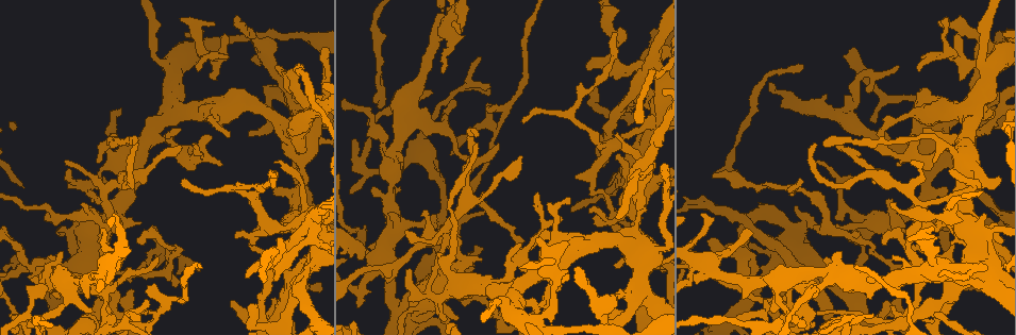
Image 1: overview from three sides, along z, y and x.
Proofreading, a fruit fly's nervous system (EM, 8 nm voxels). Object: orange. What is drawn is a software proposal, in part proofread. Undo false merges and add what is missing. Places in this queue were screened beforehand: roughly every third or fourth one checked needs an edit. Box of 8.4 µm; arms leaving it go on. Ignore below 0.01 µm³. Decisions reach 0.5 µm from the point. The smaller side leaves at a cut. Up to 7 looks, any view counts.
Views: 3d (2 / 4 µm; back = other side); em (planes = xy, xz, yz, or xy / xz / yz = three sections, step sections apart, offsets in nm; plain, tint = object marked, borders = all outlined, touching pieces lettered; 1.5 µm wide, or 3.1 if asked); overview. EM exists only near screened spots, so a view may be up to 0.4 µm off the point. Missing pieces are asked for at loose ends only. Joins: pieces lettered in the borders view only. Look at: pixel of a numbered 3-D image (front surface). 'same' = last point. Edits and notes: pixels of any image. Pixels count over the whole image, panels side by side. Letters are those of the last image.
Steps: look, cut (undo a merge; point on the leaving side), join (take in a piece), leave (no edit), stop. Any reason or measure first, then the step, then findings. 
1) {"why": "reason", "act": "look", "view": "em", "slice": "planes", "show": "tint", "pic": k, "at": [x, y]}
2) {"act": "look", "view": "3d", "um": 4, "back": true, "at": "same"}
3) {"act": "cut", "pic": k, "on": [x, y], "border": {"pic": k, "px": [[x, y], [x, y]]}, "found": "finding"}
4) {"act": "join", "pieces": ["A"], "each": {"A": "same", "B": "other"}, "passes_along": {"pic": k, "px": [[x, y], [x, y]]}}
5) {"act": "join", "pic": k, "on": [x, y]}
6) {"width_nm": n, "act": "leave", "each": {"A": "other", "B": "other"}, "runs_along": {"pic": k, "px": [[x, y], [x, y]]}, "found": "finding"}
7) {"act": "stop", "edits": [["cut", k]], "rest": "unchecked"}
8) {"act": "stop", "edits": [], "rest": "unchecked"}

{"why": "branch stops here", "act": "look", "view": "3d", "um": 4, "pic": 1, "at": [275, 195]}

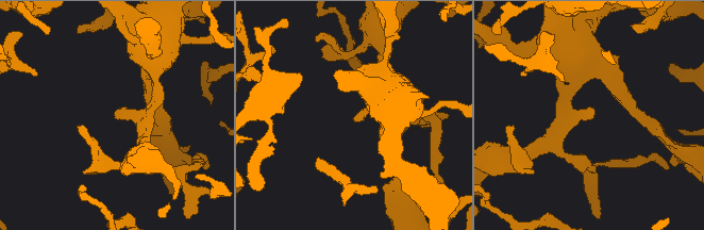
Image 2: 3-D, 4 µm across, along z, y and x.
{"why": "shape alone is not enough", "act": "look", "view": "em", "slice": "xy", "step": 8, "show": "borders", "pic": 2, "at": [592, 115]}

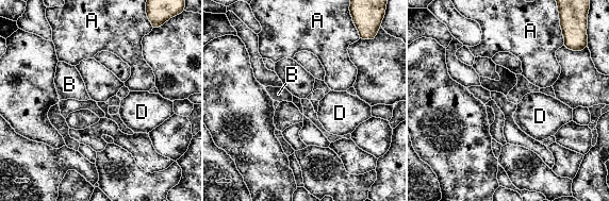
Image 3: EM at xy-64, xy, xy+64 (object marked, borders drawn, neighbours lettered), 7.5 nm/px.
{"why": "another direction", "act": "look", "view": "em", "slice": "planes", "show": "borders", "at": "same"}

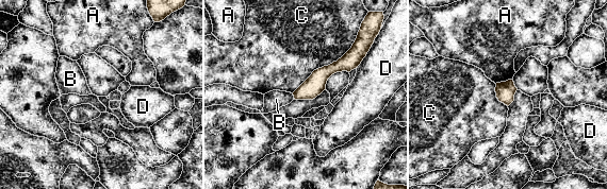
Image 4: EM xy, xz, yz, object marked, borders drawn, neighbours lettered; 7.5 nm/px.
{"act": "leave", "each": {"A": "other", "B": "other", "C": "other", "D": "other"}, "runs_along": {"pic": 4, "px": [[355, 55], [326, 71], [296, 96]]}, "found": "no lettered piece goes on from it"}

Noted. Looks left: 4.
{"why": "free end", "act": "look", "view": "em", "slice": "planes", "show": "plain", "pic": 1, "at": [709, 239]}

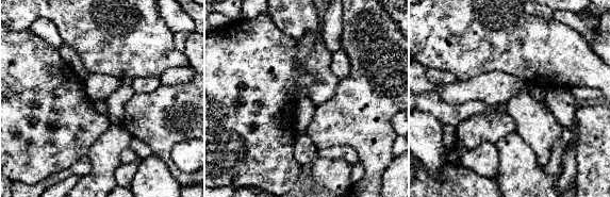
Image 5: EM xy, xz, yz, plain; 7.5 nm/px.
{"why": "see the neighbours", "act": "look", "view": "em", "slice": "planes", "show": "borders", "at": "same"}

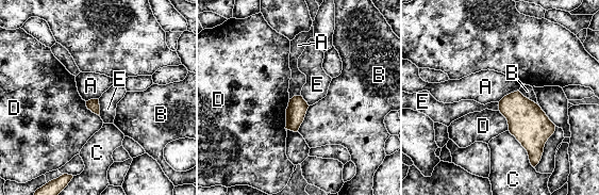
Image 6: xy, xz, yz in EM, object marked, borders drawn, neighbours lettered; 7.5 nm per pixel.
{"act": "leave", "each": {"A": "other", "B": "other", "C": "other", "D": "other", "E": "other"}, "border": {"pic": 6, "px": [[518, 90], [504, 95], [498, 101]]}, "found": "no lettered piece goes on from it"}

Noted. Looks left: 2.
{"why": "an open end", "act": "look", "view": "em", "slice": "yz", "step": 8, "show": "tint", "pic": 1, "at": [616, 216]}

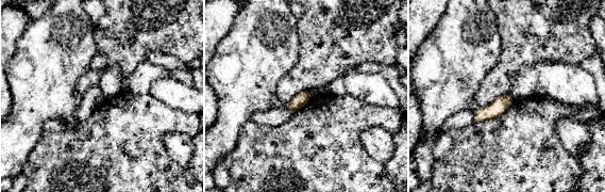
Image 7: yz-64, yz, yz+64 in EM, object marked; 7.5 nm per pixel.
{"act": "look", "view": "em", "slice": "planes", "show": "borders", "at": "same"}

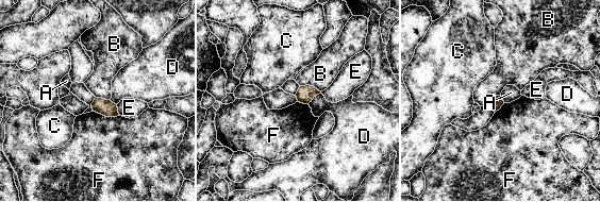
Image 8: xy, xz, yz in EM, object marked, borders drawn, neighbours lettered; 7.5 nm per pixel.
{"width_nm": 80, "act": "leave", "each": {"A": "other", "B": "other", "C": "other", "D": "other", "E": "other", "F": "other"}, "border": {"pic": 8, "px": [[93, 110], [105, 116], [119, 116]]}, "found": "no lettered piece goes on from it"}

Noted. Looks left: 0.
{"act": "stop", "edits": [], "rest": "unchecked"}

